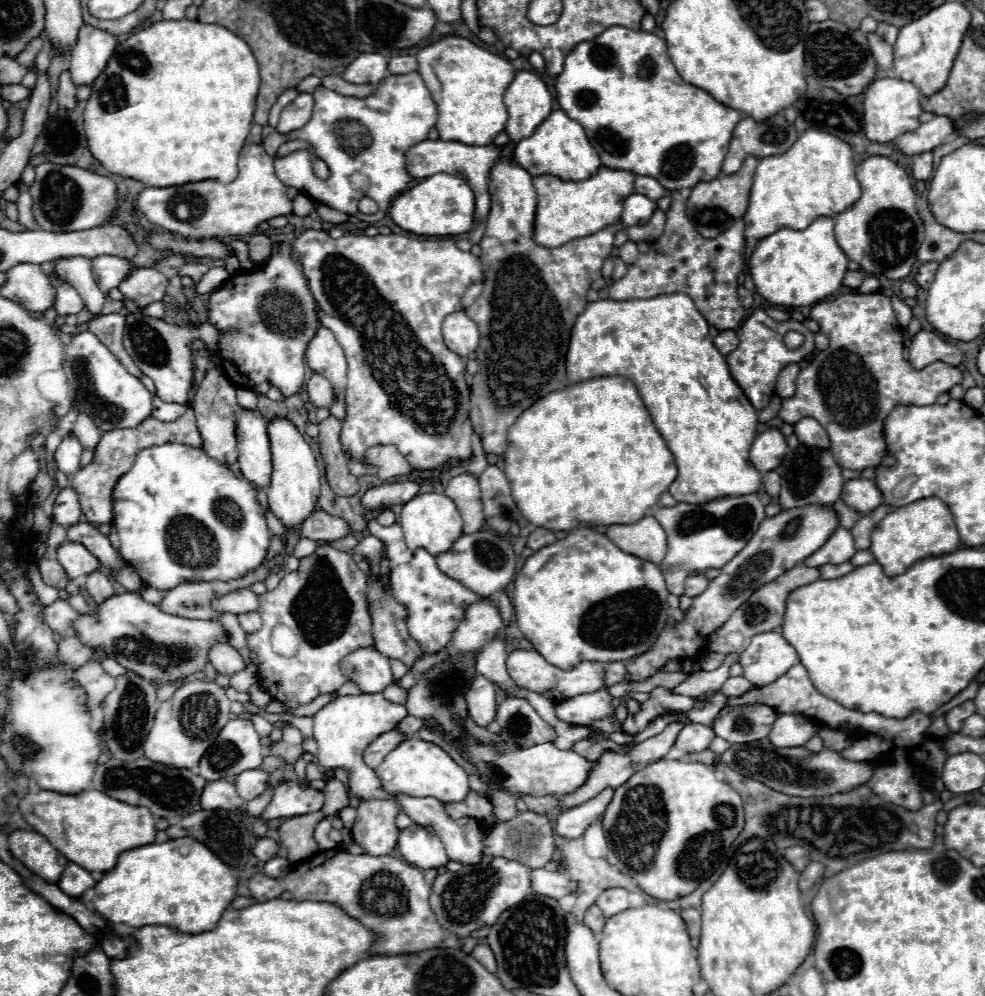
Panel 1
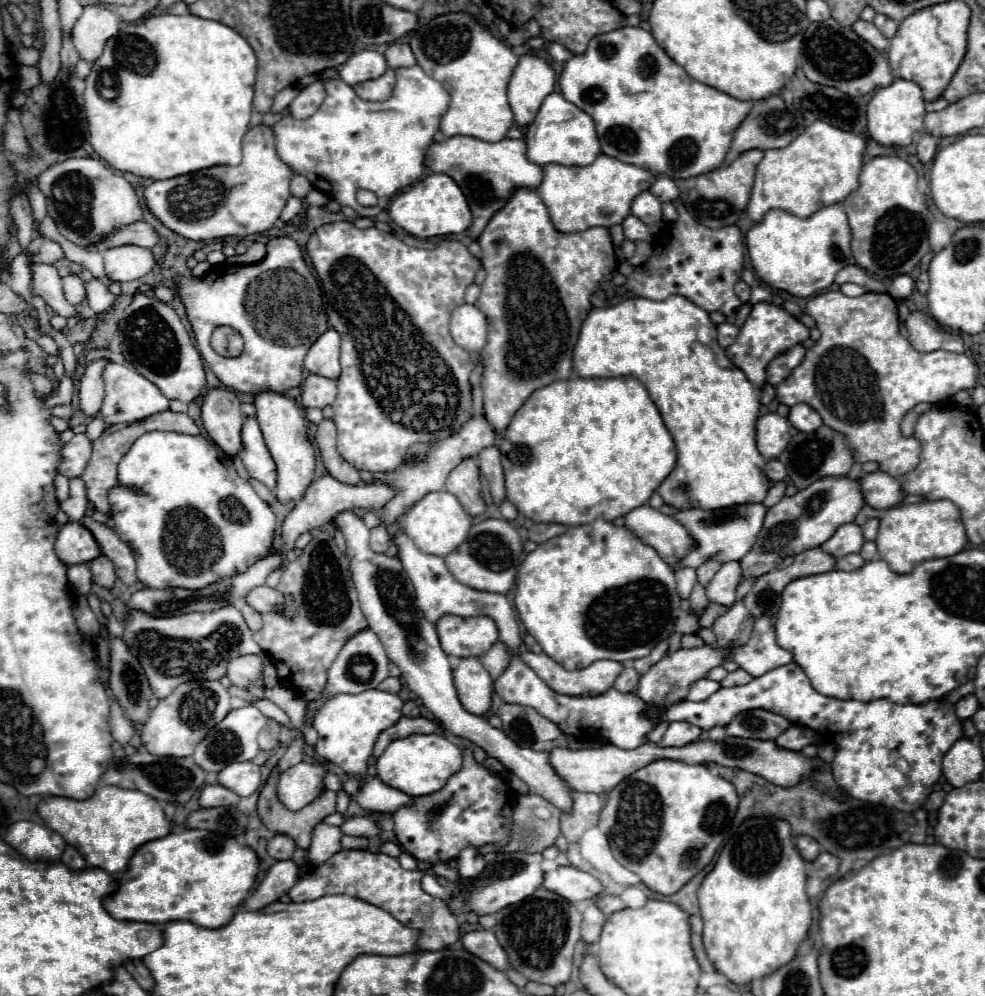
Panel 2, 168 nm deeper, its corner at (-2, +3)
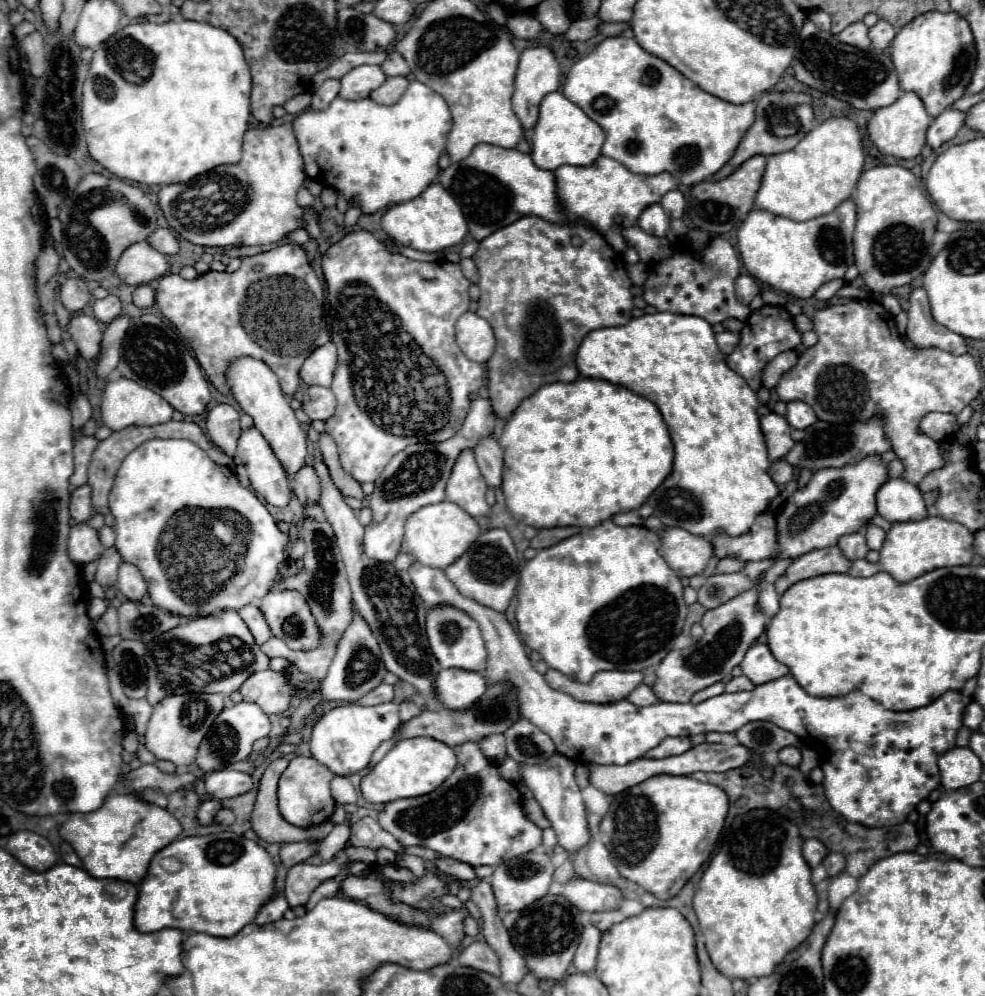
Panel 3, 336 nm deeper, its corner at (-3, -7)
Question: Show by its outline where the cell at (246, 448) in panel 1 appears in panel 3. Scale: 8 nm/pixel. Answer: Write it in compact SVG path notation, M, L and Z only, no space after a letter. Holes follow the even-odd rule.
M249 427L241 433L233 461L236 465L245 466L251 487L267 503L275 507L287 507L291 497L289 477L273 455L269 443L255 427Z

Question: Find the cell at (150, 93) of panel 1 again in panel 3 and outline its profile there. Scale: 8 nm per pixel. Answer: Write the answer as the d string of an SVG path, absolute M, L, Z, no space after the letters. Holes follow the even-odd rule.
M171 19L167 23L133 23L117 31L113 37L109 37L101 49L95 51L89 75L83 85L83 129L87 135L89 153L95 161L99 161L107 171L117 175L119 179L127 179L133 183L145 183L145 185L171 185L171 183L187 183L195 175L207 173L219 165L233 165L241 159L241 143L243 135L249 129L249 95L251 95L251 73L249 65L243 57L243 49L237 43L233 35L229 35L225 29L213 27L209 23L197 23L187 19Z

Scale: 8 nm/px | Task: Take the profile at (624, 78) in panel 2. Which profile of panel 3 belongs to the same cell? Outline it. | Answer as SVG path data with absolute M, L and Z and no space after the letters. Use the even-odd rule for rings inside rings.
M607 37L589 55L581 57L567 73L563 95L575 101L605 131L603 155L619 161L631 173L671 173L681 185L695 185L715 175L735 153L741 137L753 125L755 103L733 105L705 93L663 59L647 53L635 39Z

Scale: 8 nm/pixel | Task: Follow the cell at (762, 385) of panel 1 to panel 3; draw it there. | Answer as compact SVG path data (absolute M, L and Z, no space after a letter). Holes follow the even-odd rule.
M763 305L761 309L753 311L749 319L745 321L745 327L741 331L741 341L737 349L727 355L727 365L739 373L747 385L751 385L753 391L759 391L761 387L761 373L765 365L775 359L783 351L791 351L797 345L801 345L801 333L793 325L793 317L785 311L785 307L775 307L775 305Z

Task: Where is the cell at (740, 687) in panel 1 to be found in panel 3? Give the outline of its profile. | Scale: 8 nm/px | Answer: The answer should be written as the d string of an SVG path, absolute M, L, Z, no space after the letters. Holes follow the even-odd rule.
M741 675L741 677L733 677L727 685L725 685L725 691L727 693L737 693L737 691L751 691L755 685L745 677L745 675Z

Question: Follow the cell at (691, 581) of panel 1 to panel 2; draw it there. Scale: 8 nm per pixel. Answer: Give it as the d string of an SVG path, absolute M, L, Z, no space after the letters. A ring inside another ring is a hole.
M710 559L710 561L706 561L702 567L698 567L698 569L696 569L696 573L698 573L698 581L700 581L702 585L706 585L706 579L712 579L720 565L722 565L722 563L712 561L712 559Z

